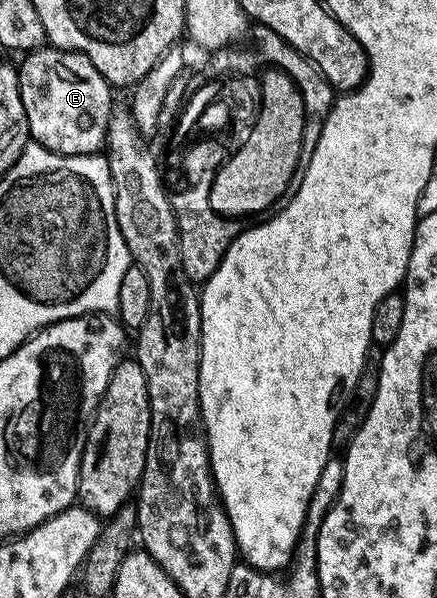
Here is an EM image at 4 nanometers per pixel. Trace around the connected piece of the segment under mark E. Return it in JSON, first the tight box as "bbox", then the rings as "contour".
{"bbox":[18,47,113,155],"contour":[[[44,47],[42,49],[32,49],[30,53],[22,58],[23,62],[18,62],[19,82],[21,83],[21,103],[25,103],[25,115],[29,119],[29,131],[31,132],[31,141],[34,144],[45,147],[54,153],[61,155],[89,155],[90,153],[99,153],[107,143],[107,128],[111,125],[113,110],[111,110],[111,92],[112,86],[93,67],[91,60],[84,53],[74,53],[72,49],[56,49],[54,47]]]}

